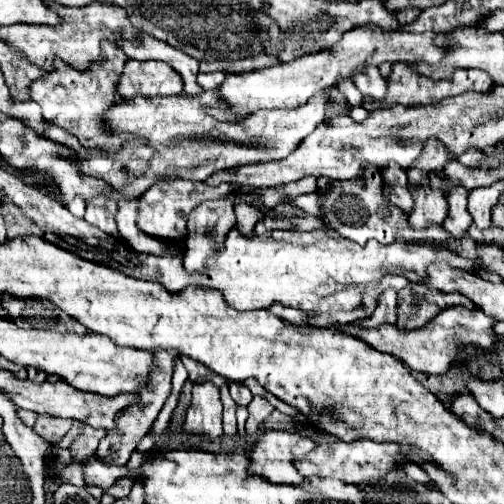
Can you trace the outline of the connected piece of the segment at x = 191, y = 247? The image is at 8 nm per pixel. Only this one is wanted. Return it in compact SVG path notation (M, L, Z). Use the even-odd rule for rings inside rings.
M234 199L204 201L190 213L188 221L190 231L184 239L184 269L188 273L200 273L204 259L222 249L222 239L234 227Z

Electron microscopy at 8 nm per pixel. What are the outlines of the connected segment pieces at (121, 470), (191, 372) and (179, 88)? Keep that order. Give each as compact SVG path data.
M92 459L90 463L84 465L84 477L86 477L86 483L90 485L98 485L102 489L110 487L118 477L126 475L128 469L126 467L106 467L102 465L100 461Z
M182 357L182 363L184 363L184 367L188 369L188 377L190 377L192 383L196 383L196 381L200 383L202 379L208 381L206 377L212 375L210 369L204 369L204 365L196 365L196 361L188 361L188 357Z
M128 59L126 67L124 67L124 77L120 77L120 97L132 99L136 95L142 97L162 97L162 95L182 95L184 91L184 83L182 77L164 61L136 61L136 59Z

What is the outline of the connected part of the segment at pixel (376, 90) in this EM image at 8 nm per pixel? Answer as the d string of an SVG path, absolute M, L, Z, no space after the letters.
M370 67L366 69L364 73L358 73L354 79L352 79L358 87L358 91L364 95L364 97L370 97L374 101L382 101L386 97L386 91L388 91L388 81L380 75L378 67Z

